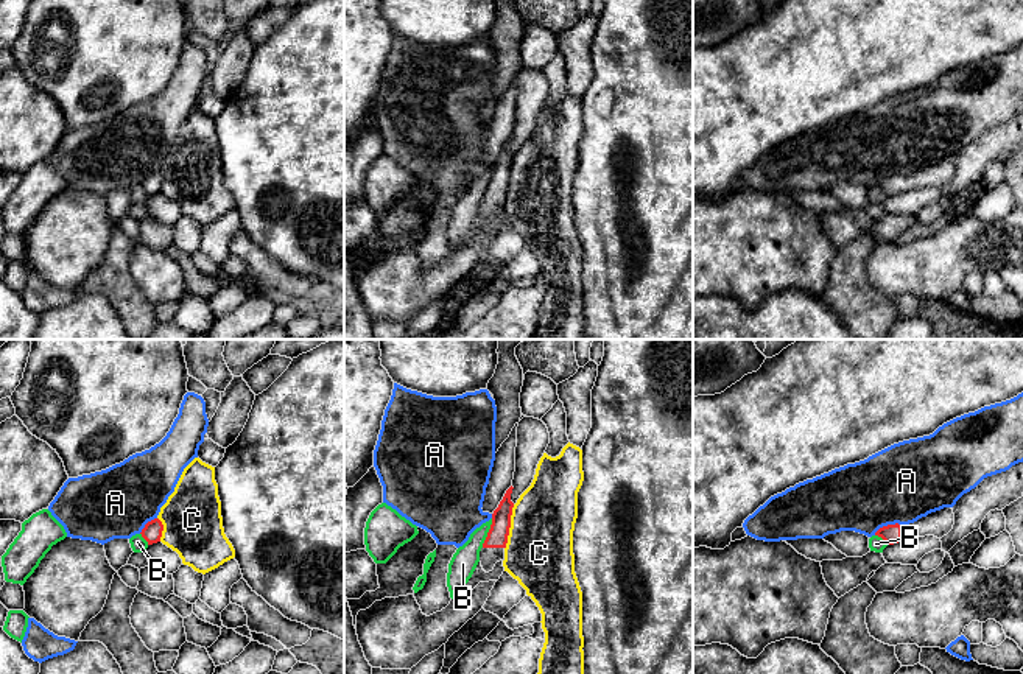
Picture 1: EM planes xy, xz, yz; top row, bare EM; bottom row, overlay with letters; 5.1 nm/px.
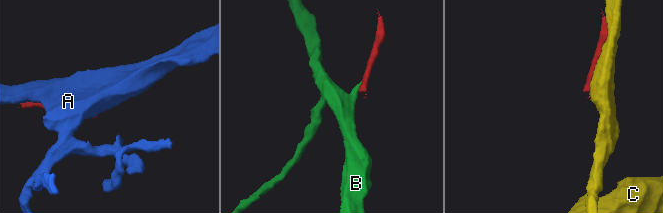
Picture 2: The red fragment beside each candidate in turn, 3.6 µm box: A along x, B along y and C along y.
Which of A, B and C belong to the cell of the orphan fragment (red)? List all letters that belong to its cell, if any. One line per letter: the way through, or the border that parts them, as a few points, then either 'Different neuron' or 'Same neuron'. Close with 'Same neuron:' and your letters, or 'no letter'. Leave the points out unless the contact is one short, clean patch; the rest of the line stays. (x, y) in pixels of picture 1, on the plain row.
A: Different neuron
B: Boundary: xz (492, 170), (481, 198). Different neuron
C: Different neuron
Same neuron: no letter

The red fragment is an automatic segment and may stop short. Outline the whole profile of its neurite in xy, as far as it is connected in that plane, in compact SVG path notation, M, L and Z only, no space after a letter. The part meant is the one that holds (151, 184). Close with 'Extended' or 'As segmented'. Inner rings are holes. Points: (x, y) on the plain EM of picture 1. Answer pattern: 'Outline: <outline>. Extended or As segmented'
Outline: M154 170L145 176L140 185L148 193L148 196L153 196L160 193L162 182L163 182L162 173L159 170Z. As segmented

